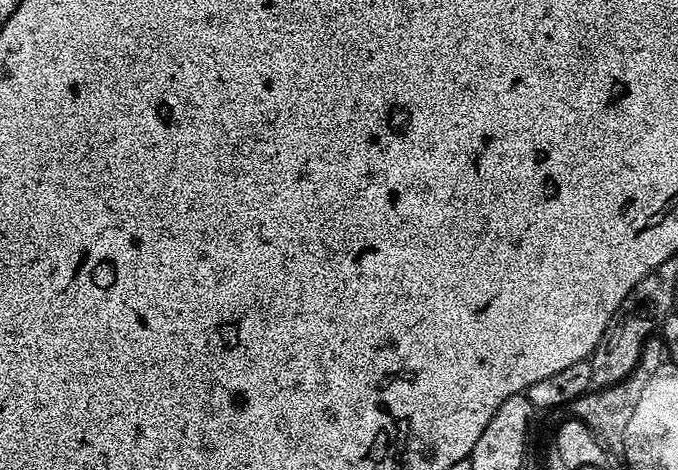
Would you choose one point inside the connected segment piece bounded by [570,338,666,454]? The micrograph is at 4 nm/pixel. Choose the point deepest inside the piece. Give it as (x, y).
(606, 412)

